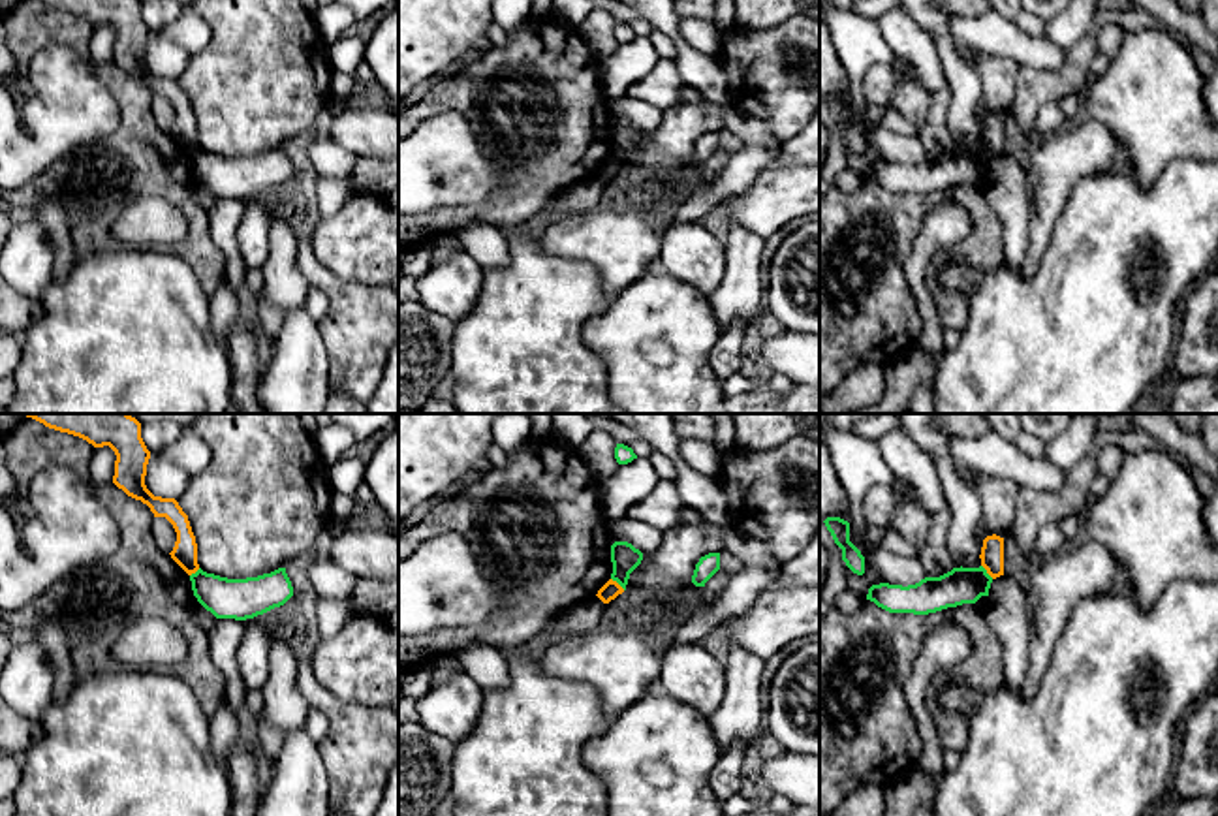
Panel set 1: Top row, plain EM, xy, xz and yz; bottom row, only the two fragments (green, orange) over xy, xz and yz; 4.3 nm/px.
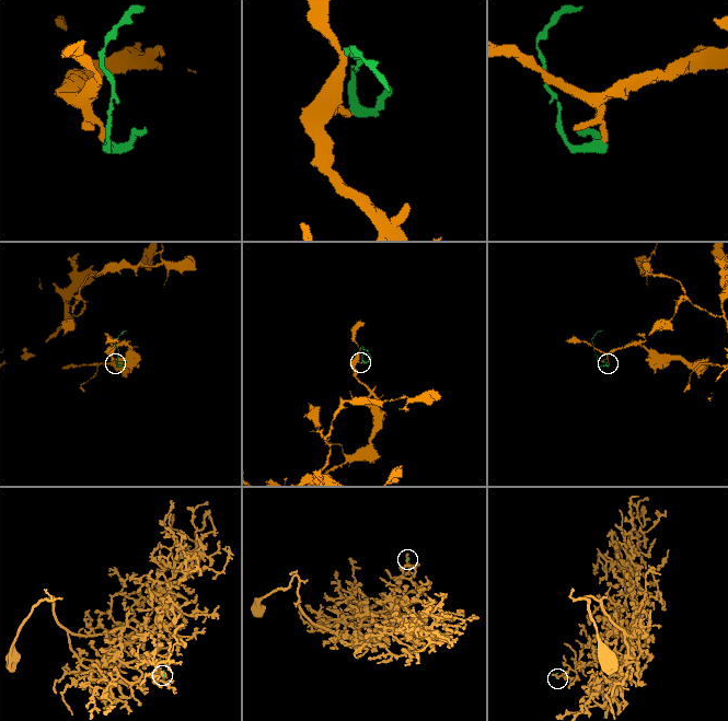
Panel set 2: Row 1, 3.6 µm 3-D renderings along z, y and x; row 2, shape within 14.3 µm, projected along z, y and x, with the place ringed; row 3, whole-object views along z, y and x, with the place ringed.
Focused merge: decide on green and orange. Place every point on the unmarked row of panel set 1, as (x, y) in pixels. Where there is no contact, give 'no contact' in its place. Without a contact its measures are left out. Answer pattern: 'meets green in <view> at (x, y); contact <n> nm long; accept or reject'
meets green in xz at (619, 162); contact 80 nm long; reject

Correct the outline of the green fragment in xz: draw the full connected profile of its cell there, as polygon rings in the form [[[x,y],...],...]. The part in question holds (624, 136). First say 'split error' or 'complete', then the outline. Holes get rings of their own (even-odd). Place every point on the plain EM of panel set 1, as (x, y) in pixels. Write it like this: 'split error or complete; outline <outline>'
complete; outline [[[615,120],[611,124],[613,152],[611,158],[617,160],[624,169],[630,152],[641,143],[643,132],[628,120]]]

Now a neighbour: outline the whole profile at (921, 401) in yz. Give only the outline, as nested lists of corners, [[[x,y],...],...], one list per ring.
[[[919,385],[912,395],[908,410],[912,414],[936,414],[934,402],[932,402],[932,389]]]

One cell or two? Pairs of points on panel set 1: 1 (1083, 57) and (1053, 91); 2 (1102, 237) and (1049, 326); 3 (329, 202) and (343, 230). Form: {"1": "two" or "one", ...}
{"1": "one", "2": "one", "3": "two"}

